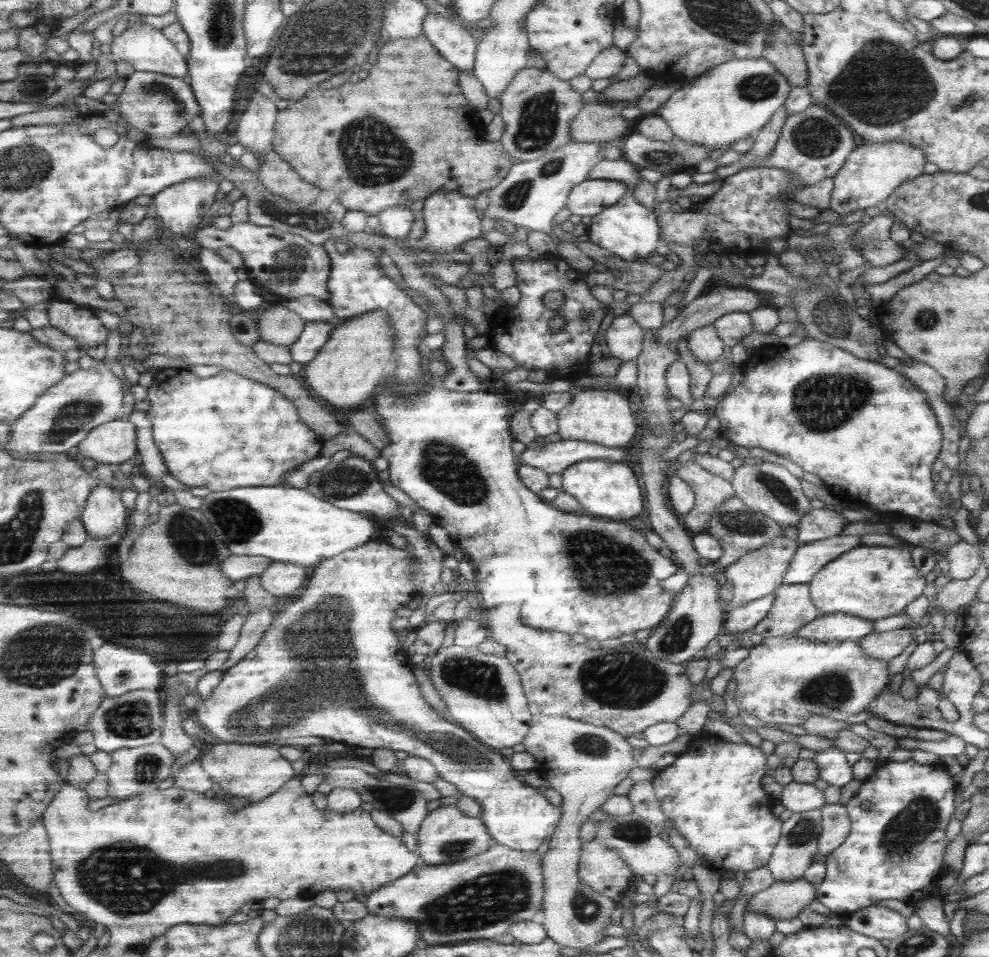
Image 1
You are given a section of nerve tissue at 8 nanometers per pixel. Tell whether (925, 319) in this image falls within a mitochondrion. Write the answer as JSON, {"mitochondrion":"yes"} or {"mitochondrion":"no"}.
{"mitochondrion":"yes"}

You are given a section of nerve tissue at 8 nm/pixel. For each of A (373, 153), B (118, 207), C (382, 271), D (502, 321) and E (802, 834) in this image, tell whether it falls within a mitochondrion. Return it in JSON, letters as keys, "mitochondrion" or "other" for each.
{"A":"mitochondrion","B":"other","C":"other","D":"other","E":"mitochondrion"}

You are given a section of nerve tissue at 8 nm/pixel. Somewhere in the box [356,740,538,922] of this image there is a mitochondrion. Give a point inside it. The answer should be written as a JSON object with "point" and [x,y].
{"point":[397,799]}

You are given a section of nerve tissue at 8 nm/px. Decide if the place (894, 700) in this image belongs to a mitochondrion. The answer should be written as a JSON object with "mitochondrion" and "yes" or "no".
{"mitochondrion":"no"}

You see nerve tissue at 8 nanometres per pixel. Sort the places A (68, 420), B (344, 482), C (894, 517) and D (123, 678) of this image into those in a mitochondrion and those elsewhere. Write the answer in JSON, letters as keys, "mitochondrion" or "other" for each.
{"A":"mitochondrion","B":"mitochondrion","C":"other","D":"mitochondrion"}

